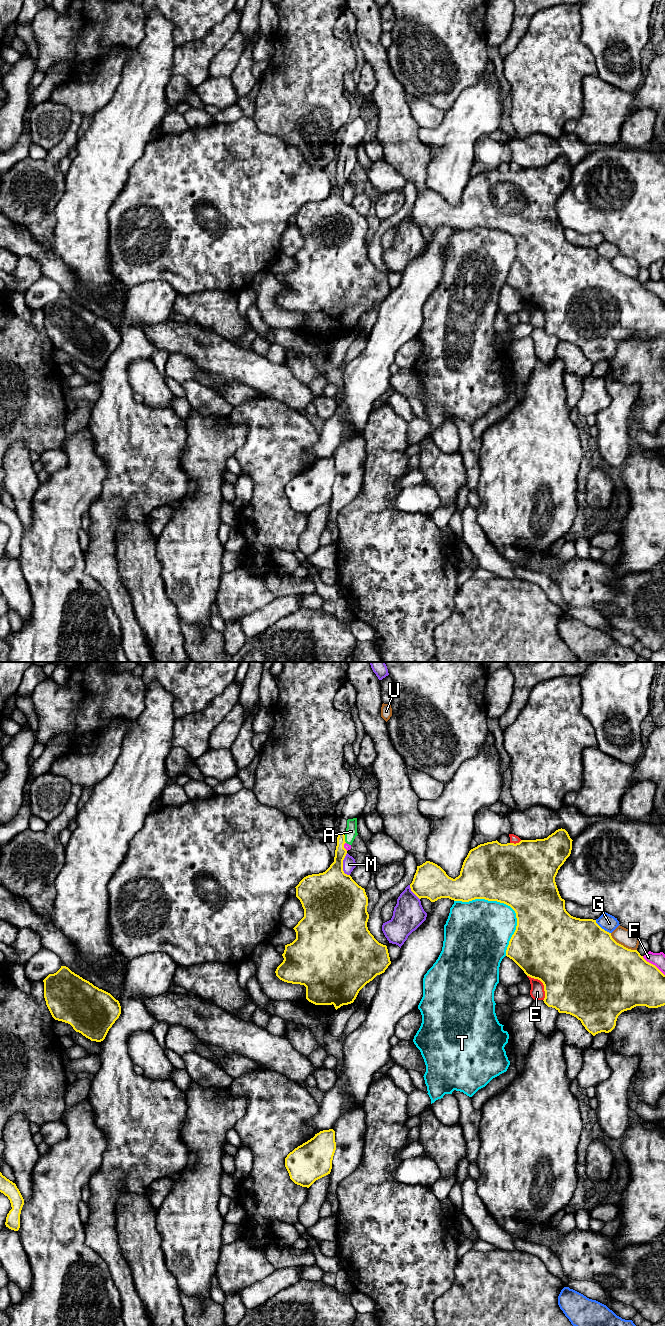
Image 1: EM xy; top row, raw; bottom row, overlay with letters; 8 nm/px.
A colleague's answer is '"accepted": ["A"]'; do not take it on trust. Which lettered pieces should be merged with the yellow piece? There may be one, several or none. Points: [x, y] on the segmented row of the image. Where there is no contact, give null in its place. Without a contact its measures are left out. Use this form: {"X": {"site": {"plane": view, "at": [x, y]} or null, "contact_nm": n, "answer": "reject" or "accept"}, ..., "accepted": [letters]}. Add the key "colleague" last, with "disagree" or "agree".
{"A": {"site": {"plane": "xy", "at": [344, 839]}, "contact_nm": 70, "answer": "reject"}, "E": {"site": {"plane": "xy", "at": [543, 984]}, "contact_nm": 240, "answer": "reject"}, "F": {"site": {"plane": "xy", "at": [652, 964]}, "contact_nm": 240, "answer": "reject"}, "G": {"site": {"plane": "xy", "at": [601, 928]}, "contact_nm": 170, "answer": "reject"}, "M": {"site": {"plane": "xy", "at": [342, 865]}, "contact_nm": 190, "answer": "reject"}, "T": {"site": {"plane": "xy", "at": [506, 904]}, "contact_nm": 600, "answer": "reject"}, "U": {"site": {"plane": "xy", "at": [622, 945]}, "contact_nm": 260, "answer": "reject"}, "accepted": [], "colleague": "disagree"}

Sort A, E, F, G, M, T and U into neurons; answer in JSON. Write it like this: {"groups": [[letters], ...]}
{"groups": [["A", "F"], ["E"], ["G"], ["M"], ["T"], ["U"]]}

